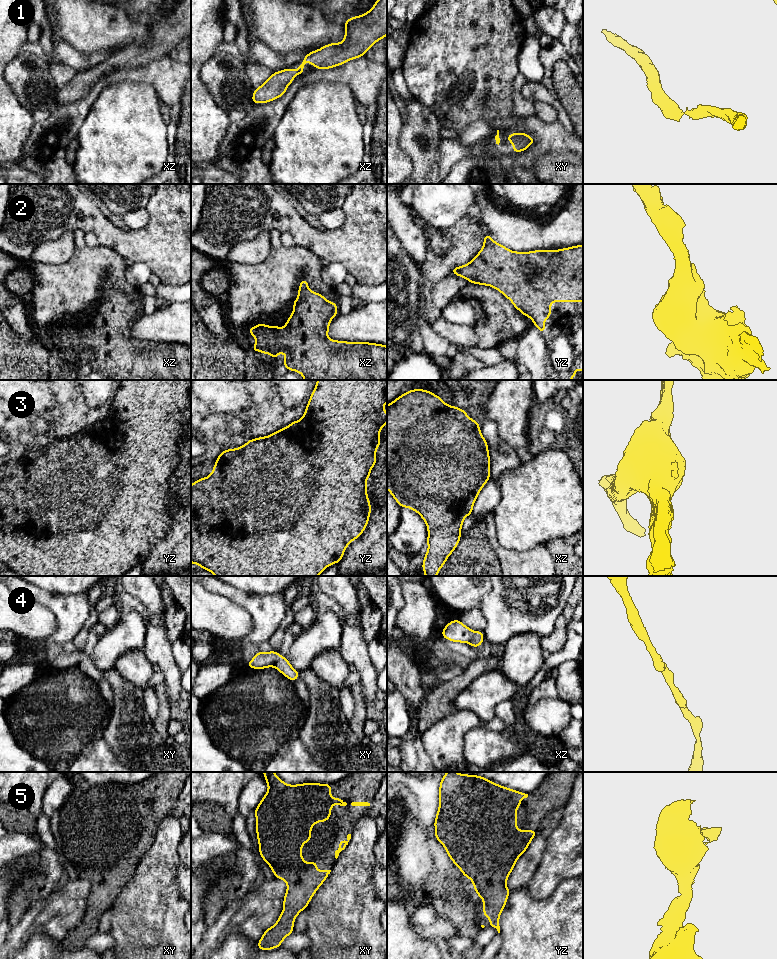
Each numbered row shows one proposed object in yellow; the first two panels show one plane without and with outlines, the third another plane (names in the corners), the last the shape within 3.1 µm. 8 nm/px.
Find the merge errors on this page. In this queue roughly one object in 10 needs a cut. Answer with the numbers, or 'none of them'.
none of them

